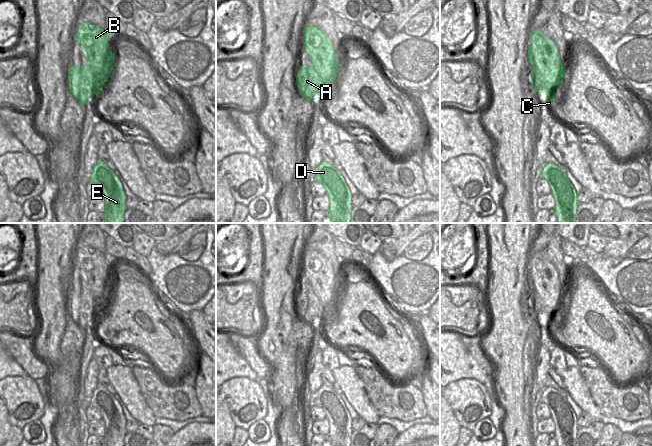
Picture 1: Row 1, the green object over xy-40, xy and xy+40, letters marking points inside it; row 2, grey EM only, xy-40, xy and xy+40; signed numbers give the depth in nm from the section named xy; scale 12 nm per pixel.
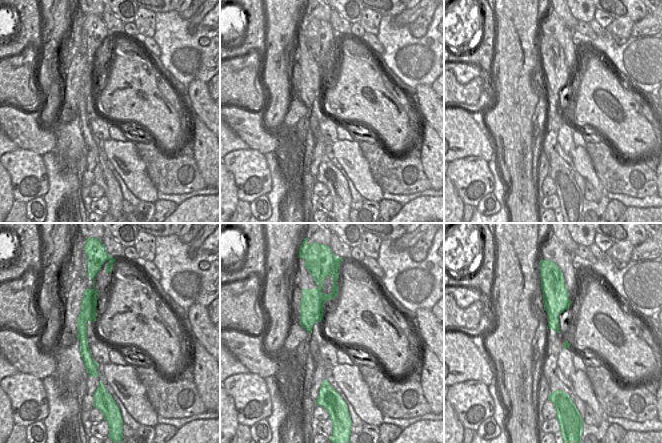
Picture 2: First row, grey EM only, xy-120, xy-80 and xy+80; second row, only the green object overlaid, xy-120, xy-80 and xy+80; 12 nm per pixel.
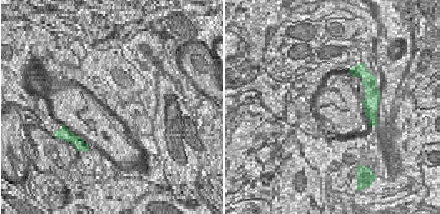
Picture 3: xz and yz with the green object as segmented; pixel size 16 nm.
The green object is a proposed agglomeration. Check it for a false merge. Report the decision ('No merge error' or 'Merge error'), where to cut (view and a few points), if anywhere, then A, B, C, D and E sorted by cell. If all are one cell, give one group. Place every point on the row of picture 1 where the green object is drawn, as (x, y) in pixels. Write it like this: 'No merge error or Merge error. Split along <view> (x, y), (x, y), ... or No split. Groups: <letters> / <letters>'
Merge error. Split along xy (312, 65), (323, 82), (323, 88), (320, 92). Groups: A D E / B C.

